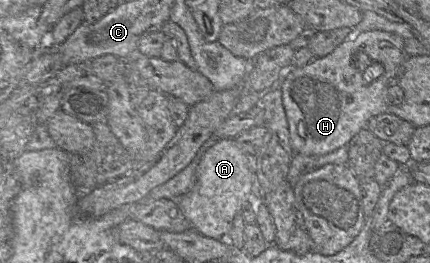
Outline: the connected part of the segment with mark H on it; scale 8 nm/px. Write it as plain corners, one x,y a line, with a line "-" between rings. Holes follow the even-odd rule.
381,30
355,32
355,34
341,43
332,53
323,58
315,58
309,64
289,68
278,83
282,91
282,103
288,122
291,146
295,153
321,156
342,146
348,145
350,140
367,126
370,118
388,113
387,91
389,86
399,76
401,67
407,59
403,39
397,34
-
359,52
365,53
372,62
381,63
384,73
368,83
363,73
354,66
353,58

